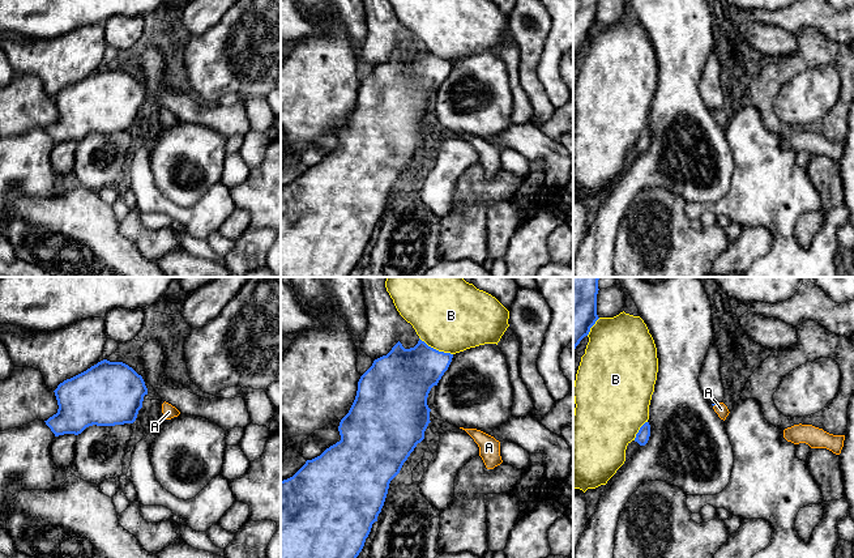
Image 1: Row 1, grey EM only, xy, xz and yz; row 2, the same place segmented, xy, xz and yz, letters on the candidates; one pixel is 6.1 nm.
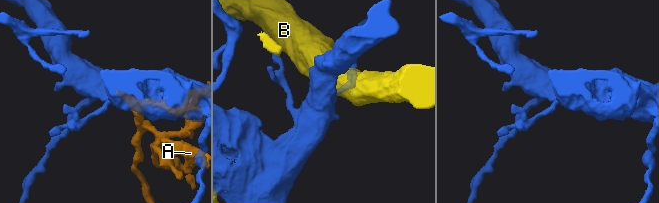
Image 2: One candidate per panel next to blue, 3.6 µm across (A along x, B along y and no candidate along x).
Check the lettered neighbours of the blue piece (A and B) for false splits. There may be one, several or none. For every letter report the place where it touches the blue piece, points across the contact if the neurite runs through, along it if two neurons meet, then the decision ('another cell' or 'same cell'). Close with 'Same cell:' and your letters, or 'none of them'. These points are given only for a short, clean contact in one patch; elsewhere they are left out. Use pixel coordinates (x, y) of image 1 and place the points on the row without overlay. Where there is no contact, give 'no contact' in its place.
A: no contact | same cell
B: xz (435, 56) | another cell
Same cell: A

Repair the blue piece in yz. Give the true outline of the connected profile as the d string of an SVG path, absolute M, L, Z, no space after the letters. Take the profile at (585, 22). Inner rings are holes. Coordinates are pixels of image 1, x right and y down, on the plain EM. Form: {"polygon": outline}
{"polygon": "M573 0L573 57L599 26L597 22L597 1Z"}

